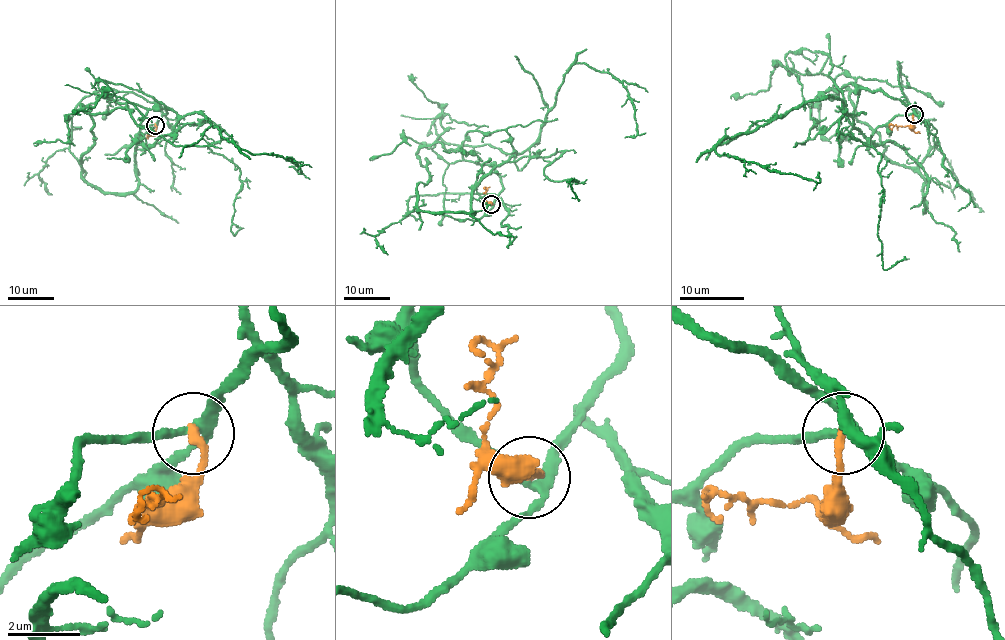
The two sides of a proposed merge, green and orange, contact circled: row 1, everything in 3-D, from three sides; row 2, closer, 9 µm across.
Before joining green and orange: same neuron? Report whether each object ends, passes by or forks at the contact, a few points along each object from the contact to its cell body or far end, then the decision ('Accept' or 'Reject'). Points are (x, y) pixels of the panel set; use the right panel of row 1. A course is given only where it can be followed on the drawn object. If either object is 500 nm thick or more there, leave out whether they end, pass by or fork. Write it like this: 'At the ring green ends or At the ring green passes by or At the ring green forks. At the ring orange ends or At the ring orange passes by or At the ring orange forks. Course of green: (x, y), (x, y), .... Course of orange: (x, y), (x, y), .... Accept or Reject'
At the ring green forks. At the ring orange ends. Course of green: (914, 114), (893, 116), (870, 145), (843, 103), (827, 96), (718, 145), (719, 154), (771, 170), (819, 174). Course of orange: (914, 114), (909, 125), (888, 125). Reject

